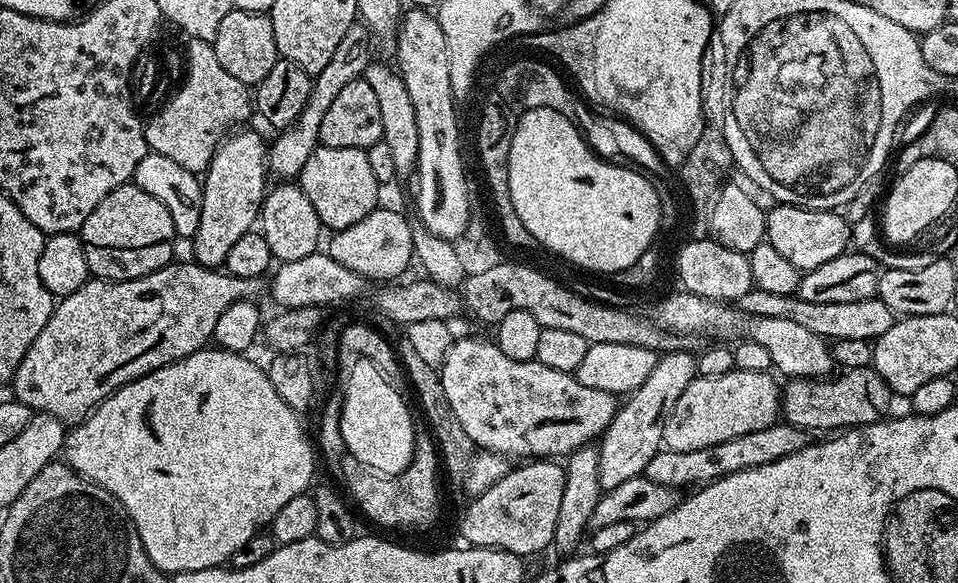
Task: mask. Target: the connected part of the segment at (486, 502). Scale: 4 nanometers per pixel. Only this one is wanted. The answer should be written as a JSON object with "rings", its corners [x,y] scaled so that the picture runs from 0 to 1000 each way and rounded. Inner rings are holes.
{"rings":[[[559,786],[547,792],[544,803],[535,801],[516,834],[502,851],[490,856],[489,873],[480,892],[480,913],[494,940],[523,940],[544,957],[552,957],[578,928],[578,909],[582,902],[582,873],[587,868],[587,840],[591,834],[589,796],[576,786]]]}

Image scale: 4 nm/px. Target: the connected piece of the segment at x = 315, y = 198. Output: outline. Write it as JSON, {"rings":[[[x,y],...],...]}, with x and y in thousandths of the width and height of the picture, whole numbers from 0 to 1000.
{"rings":[[[332,250],[319,285],[315,285],[311,317],[322,336],[324,348],[331,362],[335,386],[342,395],[354,395],[370,388],[382,367],[394,355],[392,341],[398,316],[386,292],[386,271],[379,254],[339,254]]]}

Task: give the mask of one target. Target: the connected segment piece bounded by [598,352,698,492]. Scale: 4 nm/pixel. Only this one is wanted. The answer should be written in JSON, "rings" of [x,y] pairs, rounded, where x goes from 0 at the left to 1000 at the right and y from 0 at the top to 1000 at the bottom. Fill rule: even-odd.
{"rings":[[[721,604],[690,609],[674,655],[644,702],[637,731],[624,756],[624,820],[630,844],[641,840],[641,834],[649,834],[649,827],[658,820],[672,815],[678,786],[683,786],[683,779],[687,779],[692,763],[695,717],[712,679],[712,671],[716,669],[722,652],[728,650],[727,621],[728,612]]]}

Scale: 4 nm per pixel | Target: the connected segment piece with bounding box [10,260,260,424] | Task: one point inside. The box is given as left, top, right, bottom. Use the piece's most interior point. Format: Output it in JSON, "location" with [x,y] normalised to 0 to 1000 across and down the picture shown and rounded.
{"location":[111,573]}

